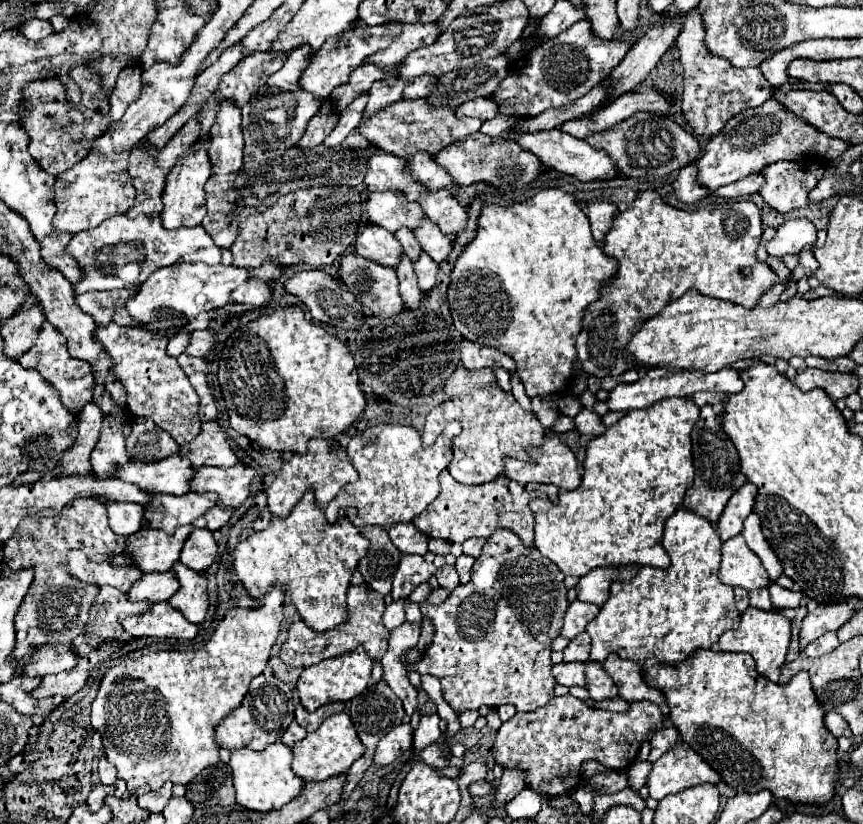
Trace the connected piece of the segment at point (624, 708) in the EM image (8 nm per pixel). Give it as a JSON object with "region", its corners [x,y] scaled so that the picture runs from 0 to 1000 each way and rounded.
{"region":[[[711,847],[711,852],[688,852],[688,859],[698,859],[698,862],[714,862],[714,864],[728,864],[730,862],[730,852],[721,850],[721,847]]]}

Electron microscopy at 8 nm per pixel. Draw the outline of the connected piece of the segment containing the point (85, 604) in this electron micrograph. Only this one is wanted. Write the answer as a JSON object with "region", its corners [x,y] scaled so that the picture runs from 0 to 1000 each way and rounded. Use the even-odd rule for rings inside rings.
{"region":[[[93,604],[63,629],[28,629],[21,636],[21,643],[16,643],[12,658],[5,660],[5,684],[9,684],[14,692],[32,687],[39,689],[39,706],[16,750],[19,784],[12,794],[19,811],[16,820],[25,818],[25,811],[35,803],[37,789],[51,782],[81,784],[102,757],[102,745],[116,714],[81,699],[76,680],[79,670],[86,665],[97,667],[107,682],[121,682],[144,670],[144,653],[127,643],[125,621],[118,609],[109,604]]]}

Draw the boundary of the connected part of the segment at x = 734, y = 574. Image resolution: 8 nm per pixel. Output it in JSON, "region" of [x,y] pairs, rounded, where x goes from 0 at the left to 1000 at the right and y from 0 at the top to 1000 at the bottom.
{"region":[[[860,648],[837,660],[837,684],[832,701],[844,711],[857,711],[864,716],[892,711],[890,694],[885,692],[881,677],[864,663]]]}

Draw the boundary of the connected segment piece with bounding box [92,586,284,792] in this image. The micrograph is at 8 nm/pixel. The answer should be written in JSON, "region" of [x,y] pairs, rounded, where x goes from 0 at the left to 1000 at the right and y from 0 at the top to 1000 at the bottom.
{"region":[[[317,711],[311,731],[297,740],[269,738],[262,750],[253,757],[248,772],[225,791],[176,791],[162,796],[160,801],[146,799],[127,811],[116,830],[114,845],[107,852],[107,883],[118,891],[118,903],[123,920],[137,934],[137,944],[148,951],[148,959],[160,959],[162,954],[174,954],[174,959],[185,959],[190,949],[220,951],[236,932],[250,930],[255,925],[255,903],[250,900],[250,881],[273,862],[292,823],[301,820],[313,801],[313,789],[322,774],[324,757],[329,755],[327,743],[329,718]]]}

